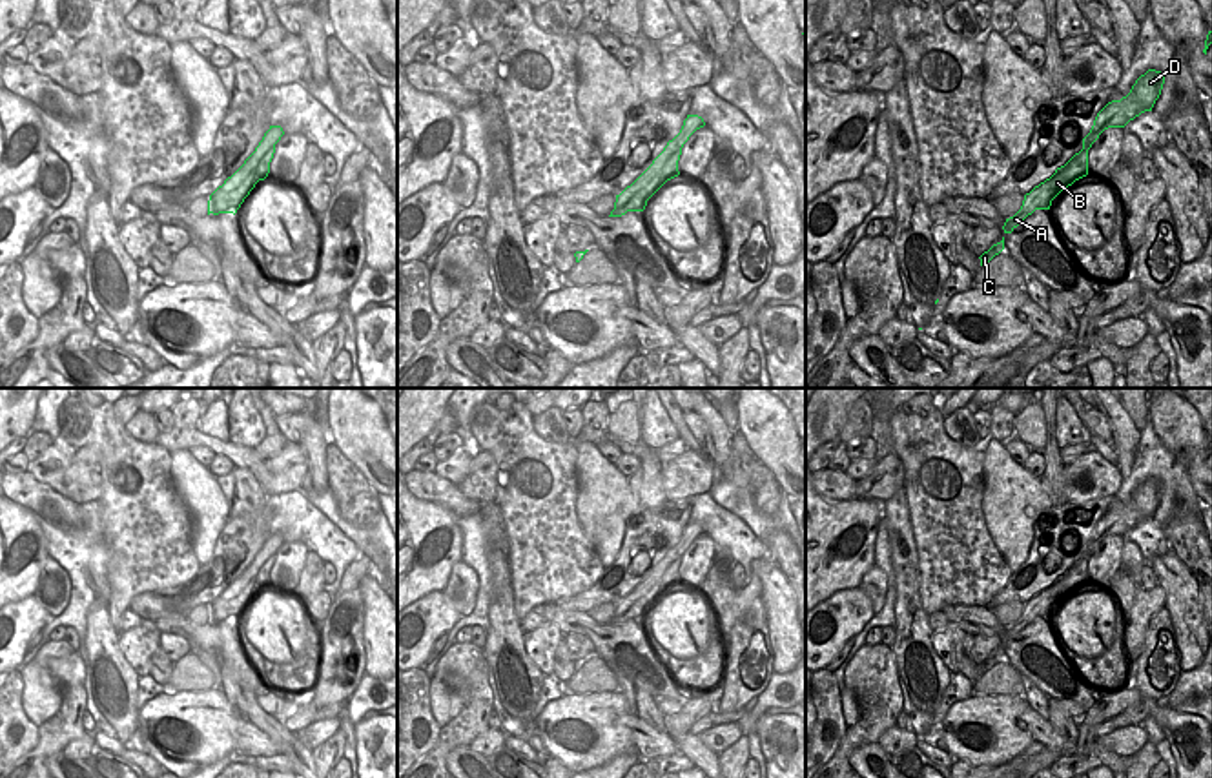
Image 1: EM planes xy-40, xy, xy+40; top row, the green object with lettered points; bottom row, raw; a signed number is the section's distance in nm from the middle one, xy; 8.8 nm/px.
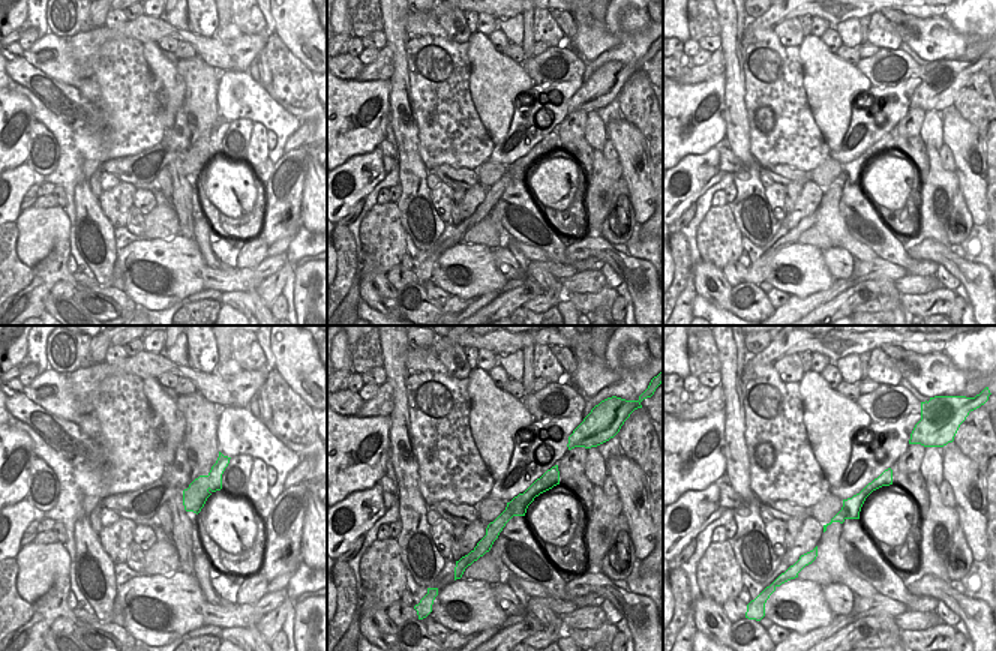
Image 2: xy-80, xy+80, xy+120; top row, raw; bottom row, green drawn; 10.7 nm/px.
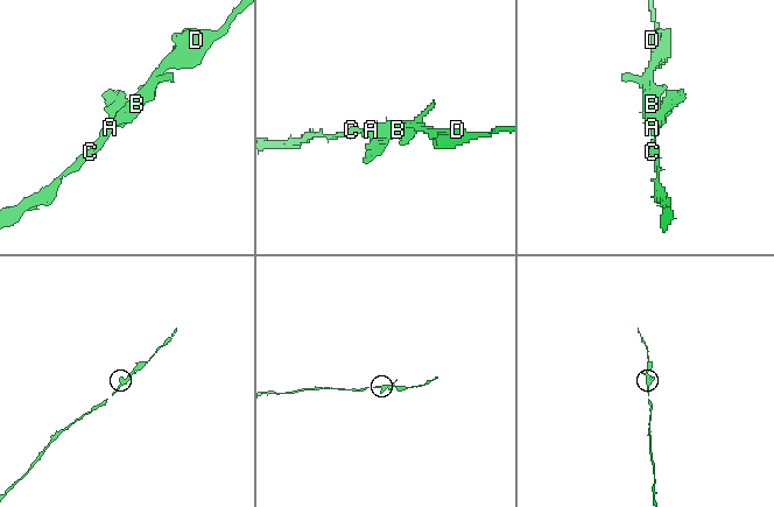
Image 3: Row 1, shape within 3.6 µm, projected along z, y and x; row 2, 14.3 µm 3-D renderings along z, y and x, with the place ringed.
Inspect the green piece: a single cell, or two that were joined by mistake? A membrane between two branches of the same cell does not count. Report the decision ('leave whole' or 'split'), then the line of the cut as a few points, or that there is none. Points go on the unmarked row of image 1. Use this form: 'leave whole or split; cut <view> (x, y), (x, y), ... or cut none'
leave whole; cut none

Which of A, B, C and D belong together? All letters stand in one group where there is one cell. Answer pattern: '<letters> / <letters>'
A B C D

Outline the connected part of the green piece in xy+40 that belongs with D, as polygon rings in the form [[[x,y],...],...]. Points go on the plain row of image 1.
[[[1148,477],[1132,494],[1130,501],[1121,508],[1108,510],[1095,525],[1090,541],[1083,547],[1083,558],[1075,561],[1064,574],[1035,594],[1024,603],[1021,618],[1006,627],[1002,638],[1012,641],[1028,623],[1035,618],[1050,618],[1052,609],[1075,589],[1088,583],[1088,558],[1108,536],[1125,536],[1130,528],[1145,519],[1152,519],[1156,508],[1161,503],[1165,483],[1156,477]]]

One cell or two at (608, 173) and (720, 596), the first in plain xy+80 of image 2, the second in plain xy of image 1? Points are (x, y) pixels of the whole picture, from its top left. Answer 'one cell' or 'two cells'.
two cells

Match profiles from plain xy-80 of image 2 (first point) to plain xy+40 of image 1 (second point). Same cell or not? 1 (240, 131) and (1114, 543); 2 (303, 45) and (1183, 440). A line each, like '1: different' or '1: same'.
1: same
2: same

